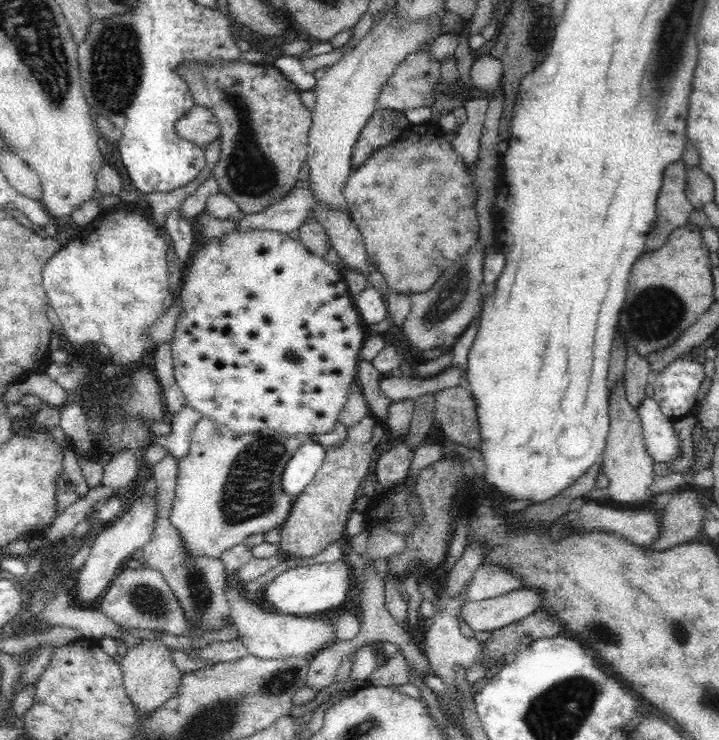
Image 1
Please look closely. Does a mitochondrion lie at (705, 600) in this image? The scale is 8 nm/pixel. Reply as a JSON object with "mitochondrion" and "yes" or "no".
{"mitochondrion":"no"}

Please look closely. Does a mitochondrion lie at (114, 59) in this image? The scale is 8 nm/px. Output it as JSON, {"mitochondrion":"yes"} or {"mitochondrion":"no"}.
{"mitochondrion":"yes"}

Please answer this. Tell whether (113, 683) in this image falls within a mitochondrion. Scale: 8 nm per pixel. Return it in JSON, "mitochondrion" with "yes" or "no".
{"mitochondrion":"no"}

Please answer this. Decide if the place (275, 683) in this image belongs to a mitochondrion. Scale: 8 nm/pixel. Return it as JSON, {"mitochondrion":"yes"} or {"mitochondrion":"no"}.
{"mitochondrion":"yes"}

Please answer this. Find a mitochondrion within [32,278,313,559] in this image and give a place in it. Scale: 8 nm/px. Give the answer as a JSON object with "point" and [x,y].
{"point":[250,491]}

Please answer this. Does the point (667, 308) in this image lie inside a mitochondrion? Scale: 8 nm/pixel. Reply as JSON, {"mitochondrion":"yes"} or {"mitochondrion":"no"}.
{"mitochondrion":"yes"}

